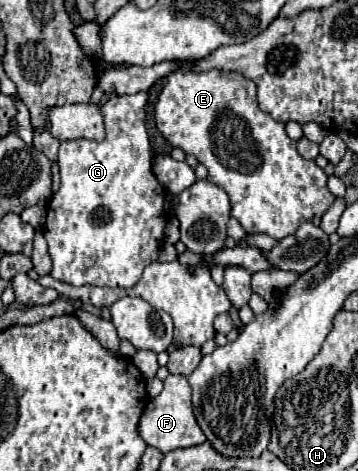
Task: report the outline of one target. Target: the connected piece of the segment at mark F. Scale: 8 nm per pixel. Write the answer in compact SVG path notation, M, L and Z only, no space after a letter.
M169 375L165 379L165 387L163 391L151 399L139 419L139 437L159 449L161 453L169 453L175 449L185 449L185 447L195 447L207 441L205 433L201 431L201 427L197 425L195 417L193 417L193 409L191 409L191 387L187 383L187 377L183 375Z

